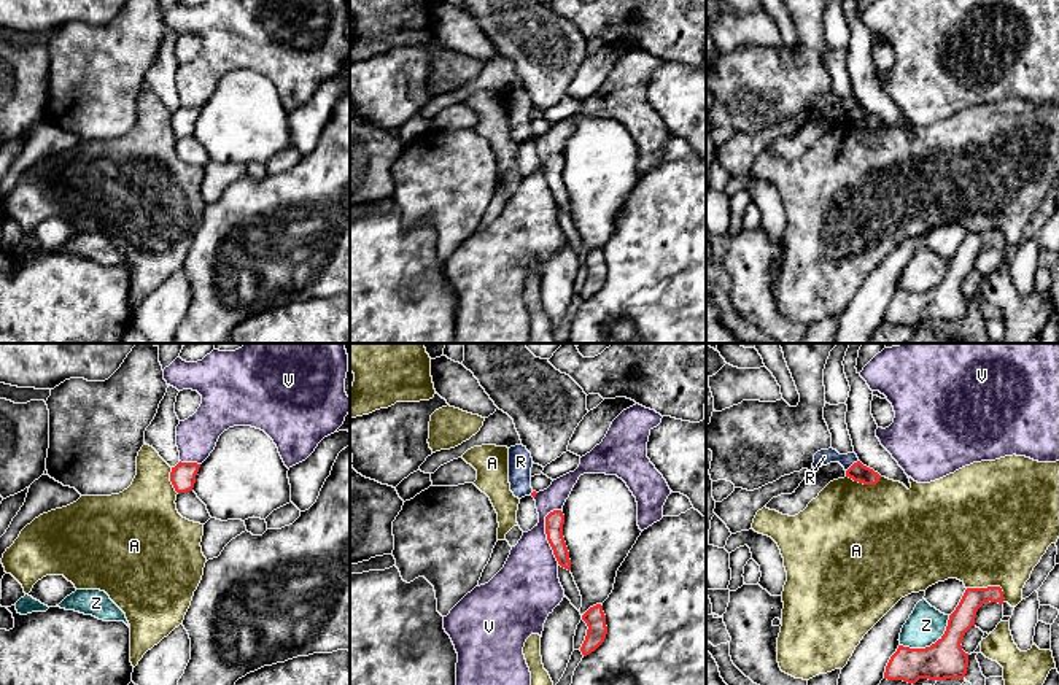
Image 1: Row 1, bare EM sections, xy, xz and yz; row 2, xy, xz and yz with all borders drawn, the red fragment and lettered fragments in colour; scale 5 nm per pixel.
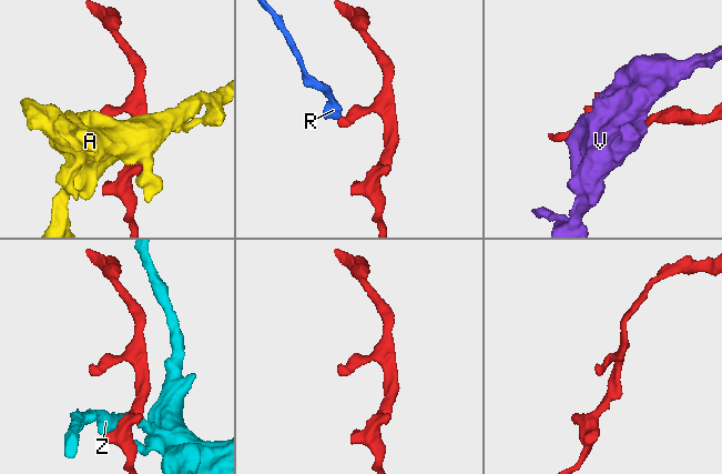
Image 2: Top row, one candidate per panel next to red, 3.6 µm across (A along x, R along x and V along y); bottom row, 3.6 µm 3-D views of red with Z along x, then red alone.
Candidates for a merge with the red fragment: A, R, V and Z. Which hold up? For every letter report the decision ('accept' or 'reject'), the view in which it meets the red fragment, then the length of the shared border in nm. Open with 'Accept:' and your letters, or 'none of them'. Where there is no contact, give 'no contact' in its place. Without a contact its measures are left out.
Accept: none of them
A: reject; meets red in yz; contact 200 nm long
R: reject; meets red in yz; contact 90 nm long
V: reject; meets red in xz; contact 280 nm long
Z: reject; meets red in yz; contact 300 nm long

